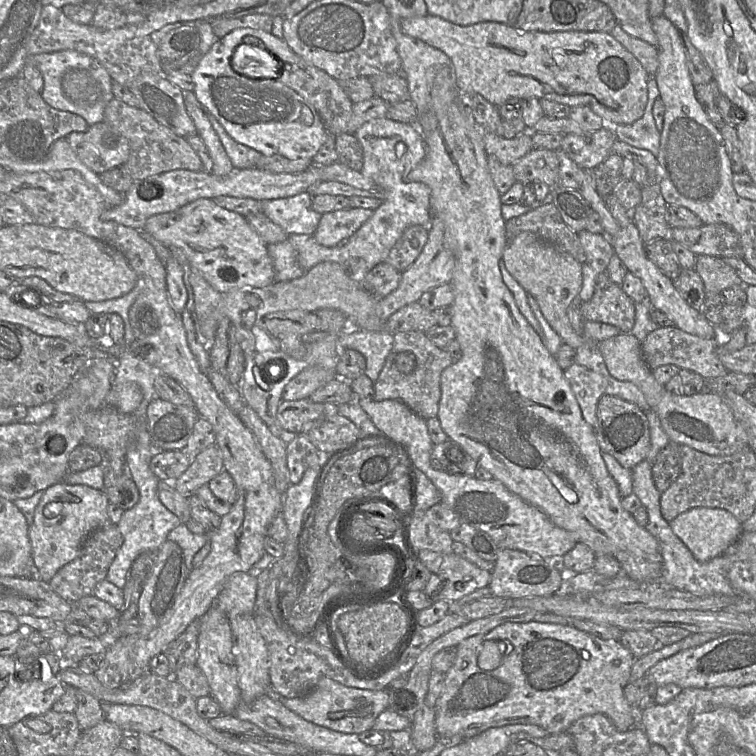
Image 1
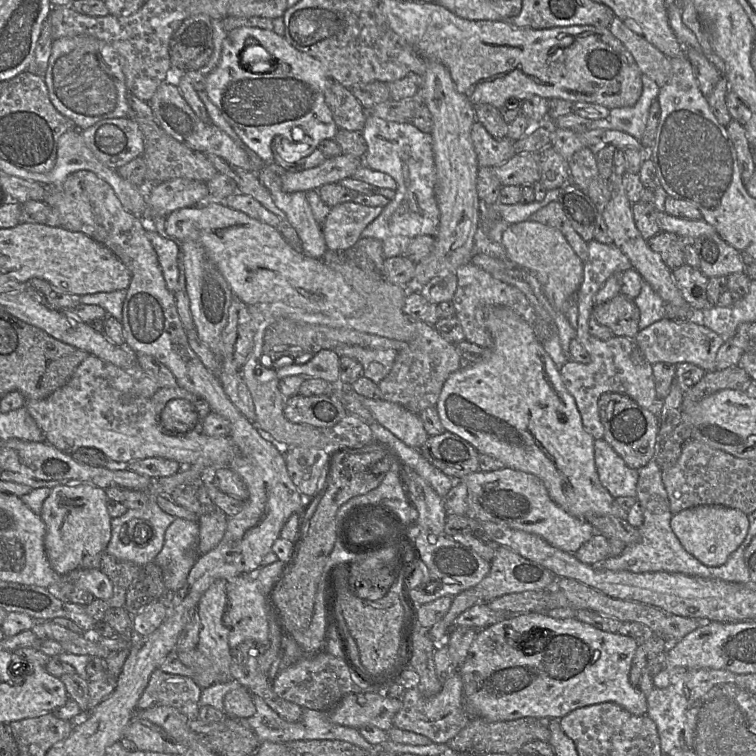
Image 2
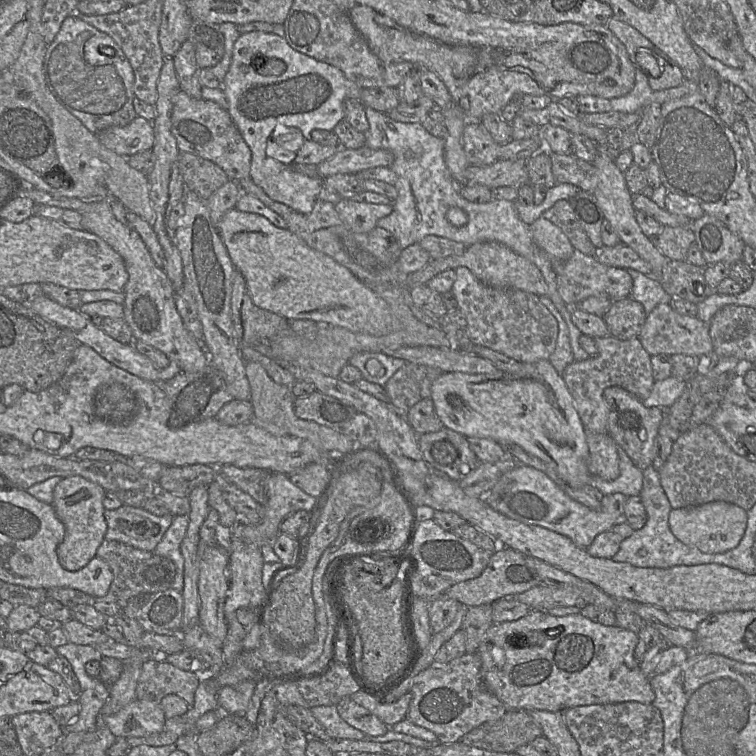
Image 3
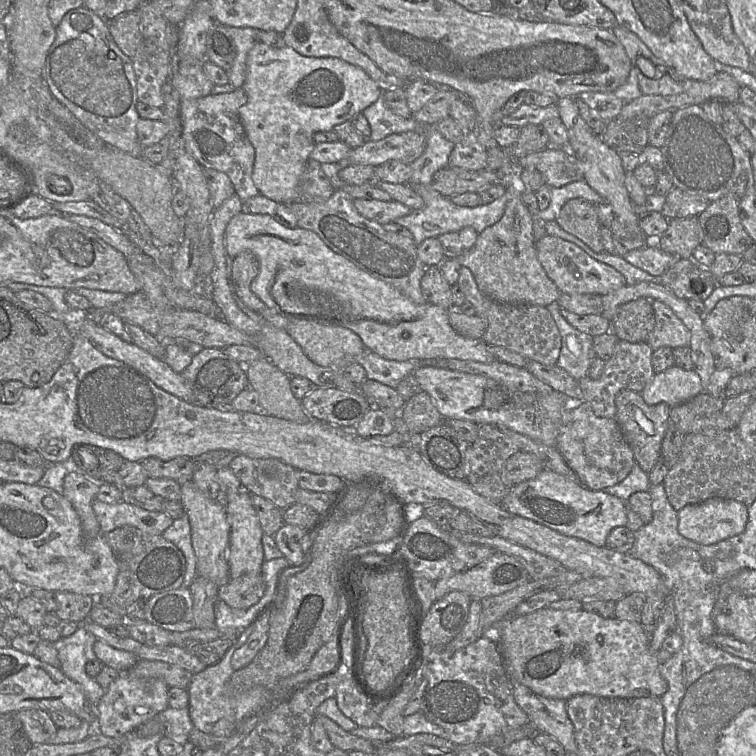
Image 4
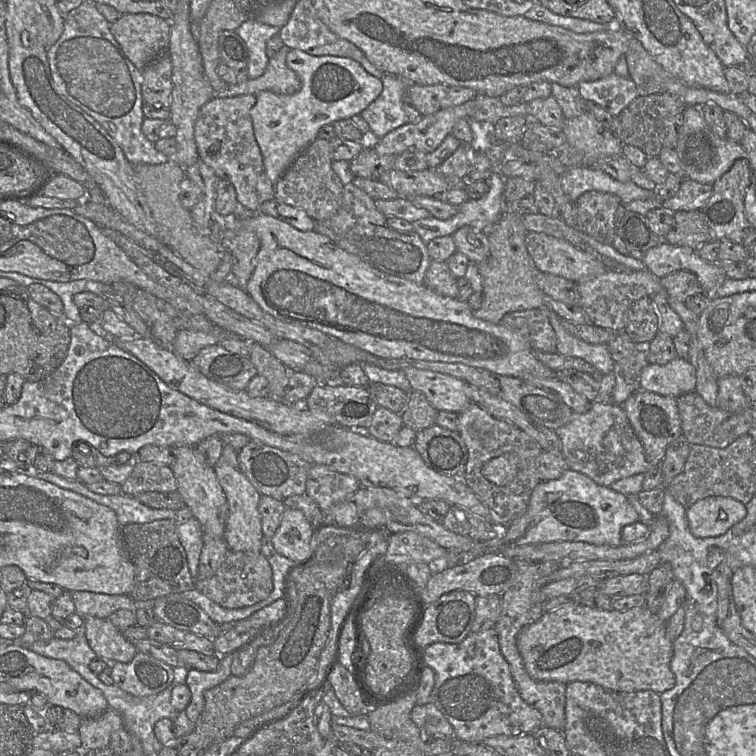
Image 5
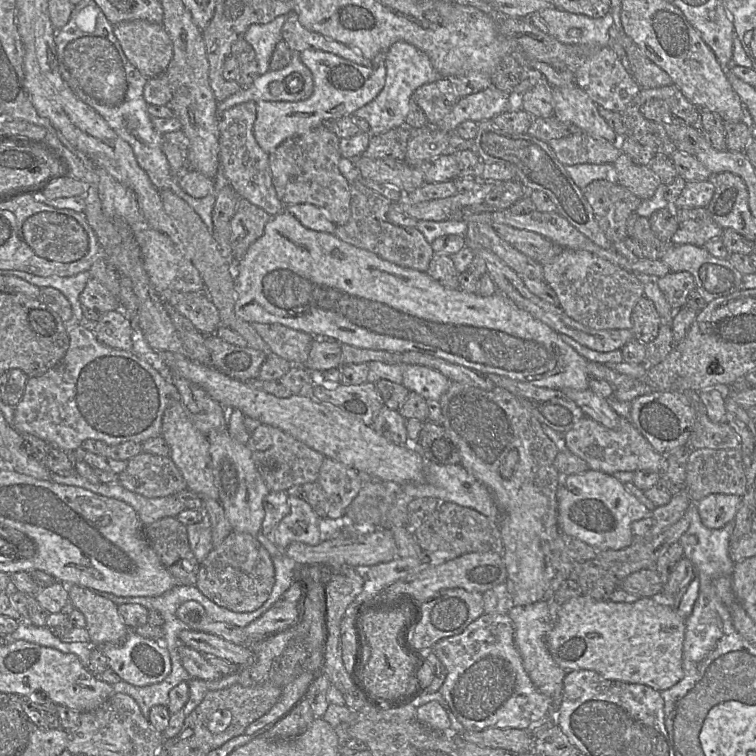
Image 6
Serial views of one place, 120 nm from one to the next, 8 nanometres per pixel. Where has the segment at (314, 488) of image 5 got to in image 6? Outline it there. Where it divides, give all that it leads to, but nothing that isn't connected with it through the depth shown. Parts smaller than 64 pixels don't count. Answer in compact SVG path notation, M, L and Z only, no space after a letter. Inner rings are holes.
M325 457L317 482L326 494L327 518L338 520L346 514L348 507L358 495L364 477L343 463Z

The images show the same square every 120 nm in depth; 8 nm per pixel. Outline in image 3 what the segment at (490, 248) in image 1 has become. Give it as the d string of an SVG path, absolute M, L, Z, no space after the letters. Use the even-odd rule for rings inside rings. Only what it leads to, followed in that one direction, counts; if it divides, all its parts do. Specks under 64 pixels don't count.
M549 359L522 363L517 372L501 370L490 374L444 372L432 383L431 400L445 427L465 437L490 438L501 445L517 444L527 453L542 460L561 480L572 487L590 484L586 430L565 381Z

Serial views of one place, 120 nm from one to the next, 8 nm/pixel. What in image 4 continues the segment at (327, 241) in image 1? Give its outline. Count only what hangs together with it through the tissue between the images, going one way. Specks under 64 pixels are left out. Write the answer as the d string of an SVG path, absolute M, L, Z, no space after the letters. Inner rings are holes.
M354 199L353 203L362 216L381 225L394 222L397 218L408 215L413 210L393 199L390 201Z

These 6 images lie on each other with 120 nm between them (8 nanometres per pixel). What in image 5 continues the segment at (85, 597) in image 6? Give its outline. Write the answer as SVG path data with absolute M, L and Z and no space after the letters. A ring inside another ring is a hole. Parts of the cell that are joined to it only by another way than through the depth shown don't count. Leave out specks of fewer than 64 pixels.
M87 617L84 630L89 646L107 662L107 666L113 661L128 663L137 653L134 644L108 618Z

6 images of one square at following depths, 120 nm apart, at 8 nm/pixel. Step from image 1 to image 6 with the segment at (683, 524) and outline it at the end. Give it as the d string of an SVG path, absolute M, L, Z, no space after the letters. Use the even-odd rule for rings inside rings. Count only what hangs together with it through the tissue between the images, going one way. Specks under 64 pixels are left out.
M711 494L696 506L703 525L709 529L721 529L733 521L741 504L741 497L730 494Z

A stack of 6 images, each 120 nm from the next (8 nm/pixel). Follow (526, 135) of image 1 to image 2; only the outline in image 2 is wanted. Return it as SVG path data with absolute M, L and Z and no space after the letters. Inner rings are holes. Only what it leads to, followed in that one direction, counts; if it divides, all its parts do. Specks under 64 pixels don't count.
M478 121L472 126L471 138L480 166L496 167L504 164L514 155L514 141L506 138L496 139Z

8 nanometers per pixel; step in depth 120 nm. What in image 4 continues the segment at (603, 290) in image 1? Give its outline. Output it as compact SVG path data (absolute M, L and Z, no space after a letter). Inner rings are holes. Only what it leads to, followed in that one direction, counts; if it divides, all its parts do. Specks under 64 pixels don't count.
M639 298L622 304L610 321L610 331L619 340L630 343L646 342L655 327L652 301Z

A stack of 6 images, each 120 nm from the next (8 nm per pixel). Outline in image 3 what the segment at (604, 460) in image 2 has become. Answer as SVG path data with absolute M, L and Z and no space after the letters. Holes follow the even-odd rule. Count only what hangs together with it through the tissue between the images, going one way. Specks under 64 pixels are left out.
M618 446L620 474L613 481L606 481L599 476L591 476L590 484L603 495L621 493L626 497L639 496L643 487L643 472L637 468L627 453Z

